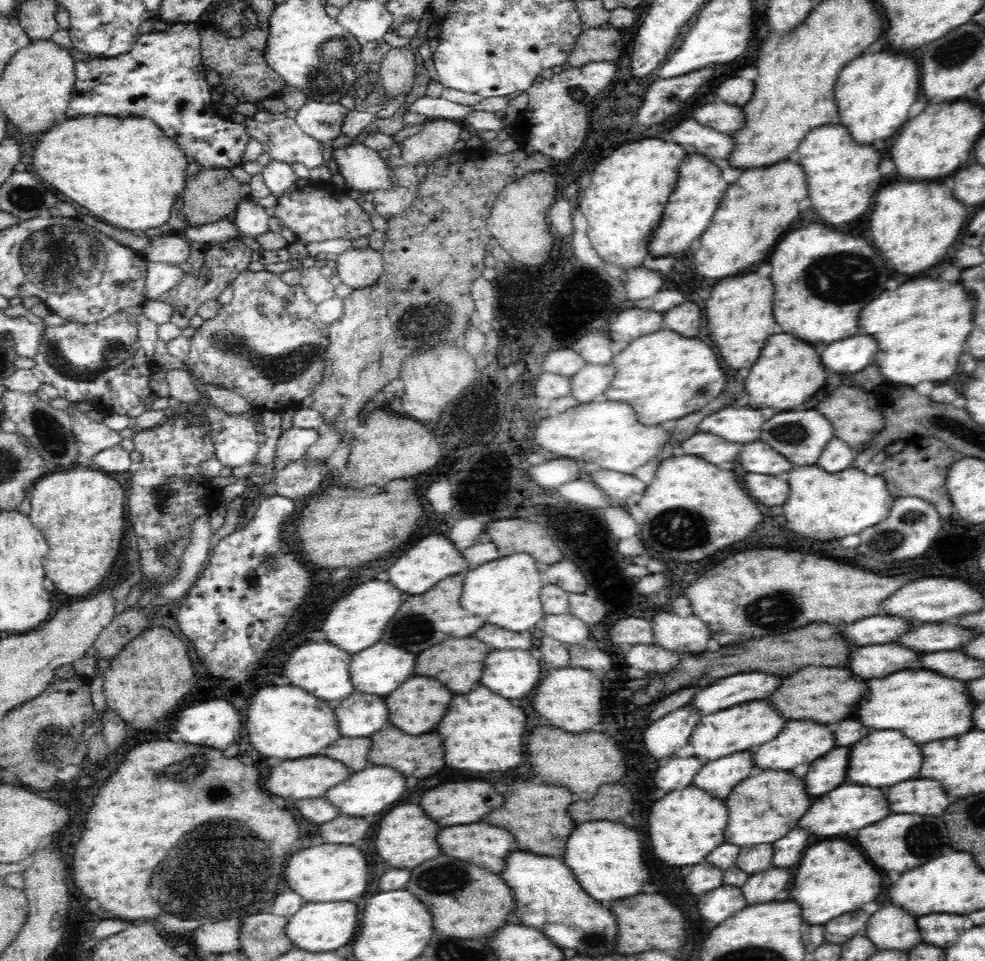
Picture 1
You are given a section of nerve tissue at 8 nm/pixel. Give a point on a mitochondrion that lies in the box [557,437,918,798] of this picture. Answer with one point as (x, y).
(774, 611)

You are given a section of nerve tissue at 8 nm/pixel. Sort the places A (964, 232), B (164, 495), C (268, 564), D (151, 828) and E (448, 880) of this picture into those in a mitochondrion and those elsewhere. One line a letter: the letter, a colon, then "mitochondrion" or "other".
A: other
B: mitochondrion
C: mitochondrion
D: other
E: mitochondrion

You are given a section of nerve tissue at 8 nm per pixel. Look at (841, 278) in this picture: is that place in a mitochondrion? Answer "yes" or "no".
yes

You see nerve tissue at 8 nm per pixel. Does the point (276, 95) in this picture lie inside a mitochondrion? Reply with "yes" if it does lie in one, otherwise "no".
no

